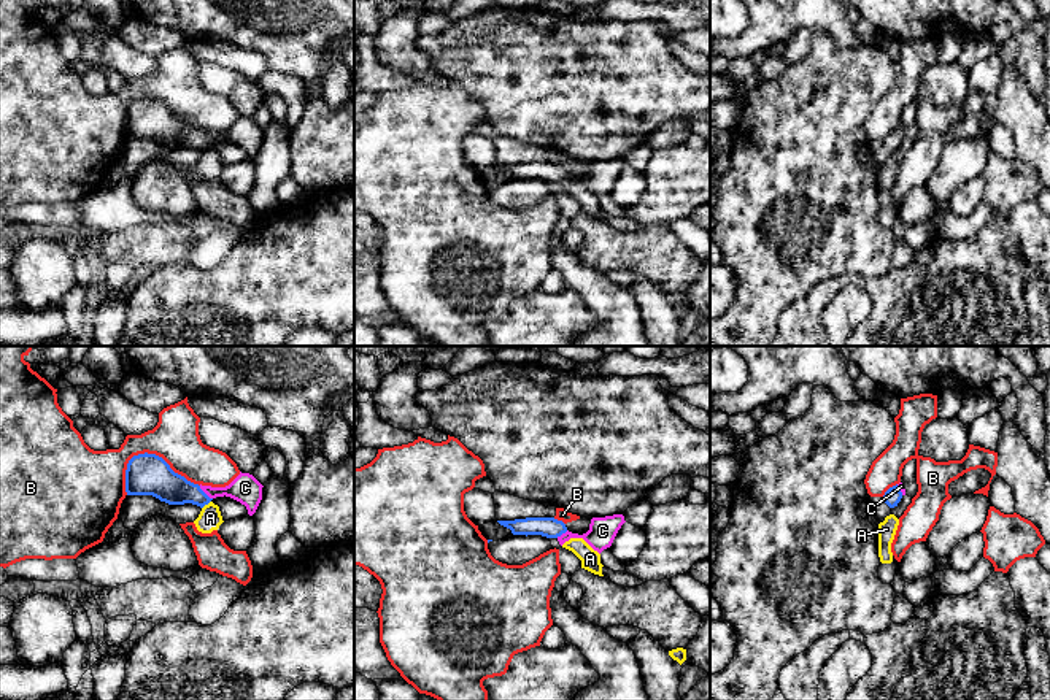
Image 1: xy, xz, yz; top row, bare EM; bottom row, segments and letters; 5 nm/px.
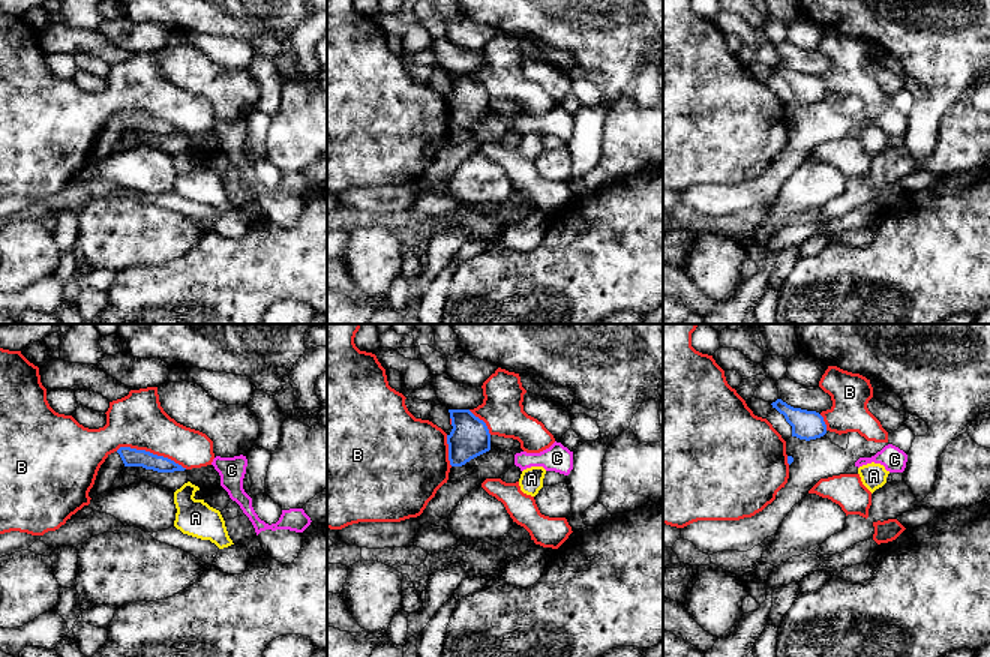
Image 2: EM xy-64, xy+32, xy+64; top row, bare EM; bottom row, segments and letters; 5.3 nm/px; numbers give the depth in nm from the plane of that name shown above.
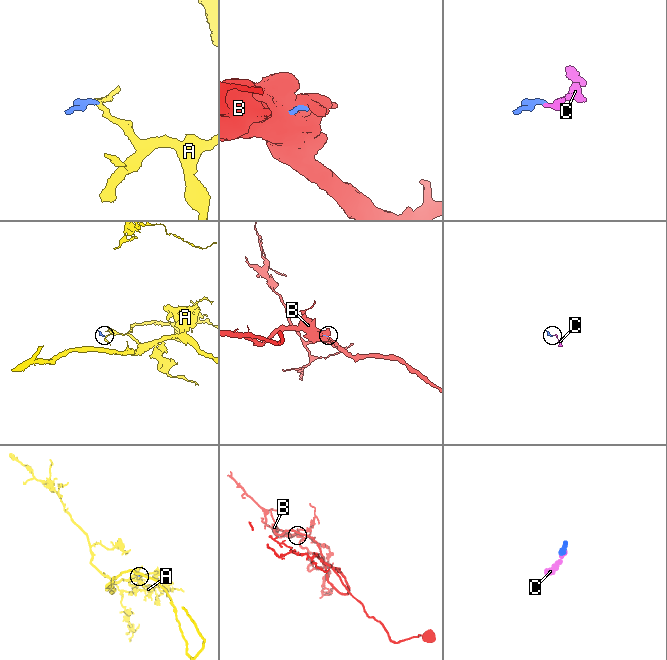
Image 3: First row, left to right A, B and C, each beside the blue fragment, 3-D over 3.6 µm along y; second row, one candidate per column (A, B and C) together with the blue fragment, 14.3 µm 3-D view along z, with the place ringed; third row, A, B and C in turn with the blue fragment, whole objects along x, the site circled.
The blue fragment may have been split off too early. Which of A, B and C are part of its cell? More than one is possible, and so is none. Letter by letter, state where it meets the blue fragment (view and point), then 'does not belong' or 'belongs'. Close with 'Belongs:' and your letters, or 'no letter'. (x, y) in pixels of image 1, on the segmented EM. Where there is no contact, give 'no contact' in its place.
A: contact xy (205, 503); does not belong
B: contact xy (162, 459); does not belong
C: contact xy (204, 492); belongs
Belongs: C

